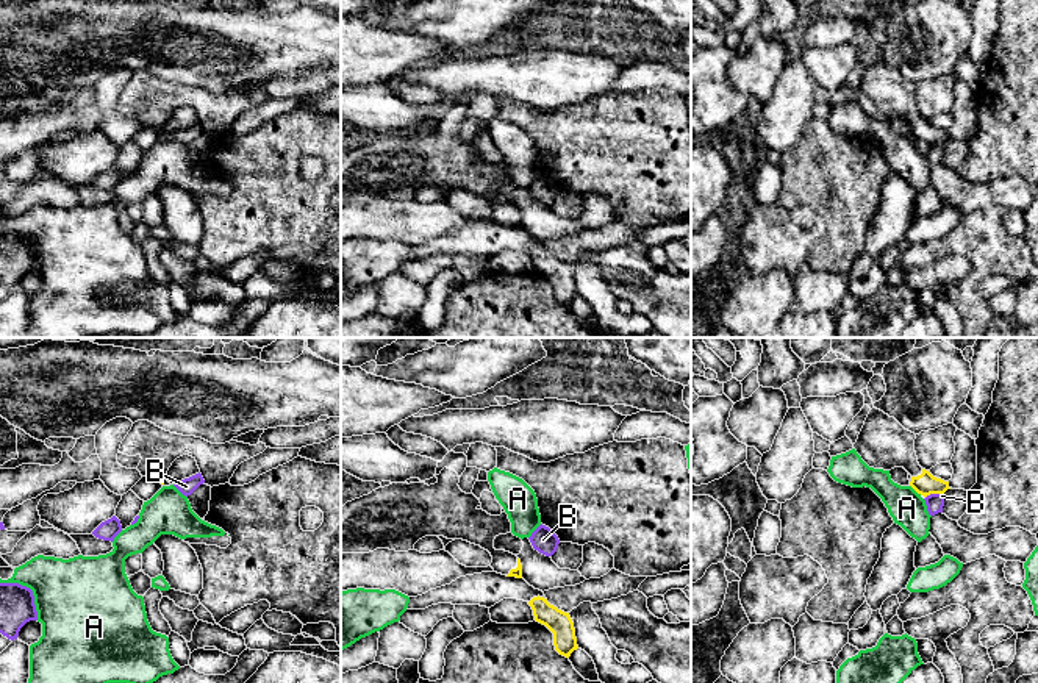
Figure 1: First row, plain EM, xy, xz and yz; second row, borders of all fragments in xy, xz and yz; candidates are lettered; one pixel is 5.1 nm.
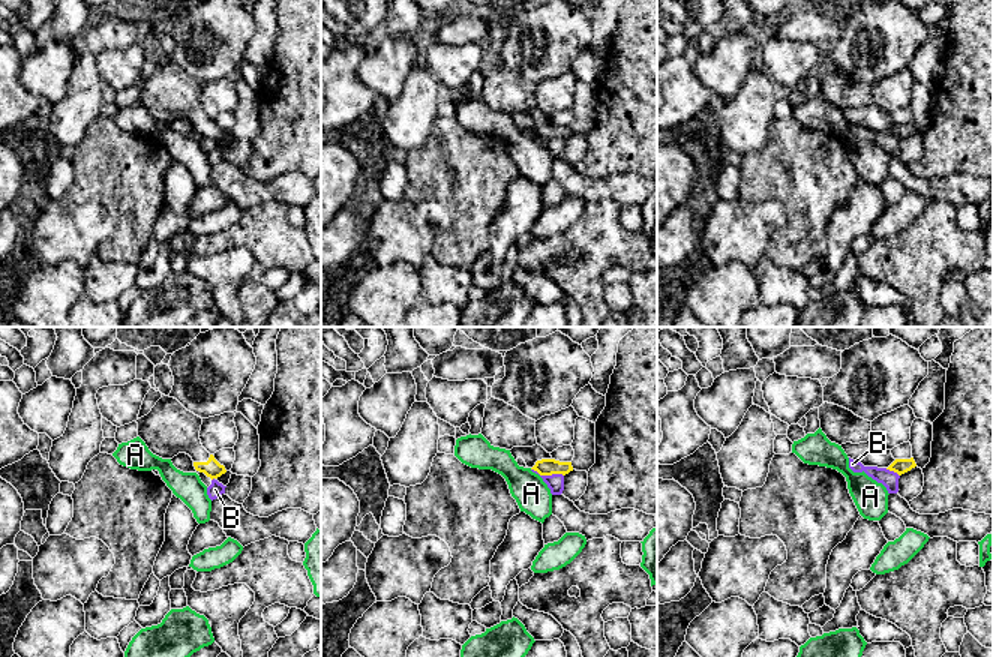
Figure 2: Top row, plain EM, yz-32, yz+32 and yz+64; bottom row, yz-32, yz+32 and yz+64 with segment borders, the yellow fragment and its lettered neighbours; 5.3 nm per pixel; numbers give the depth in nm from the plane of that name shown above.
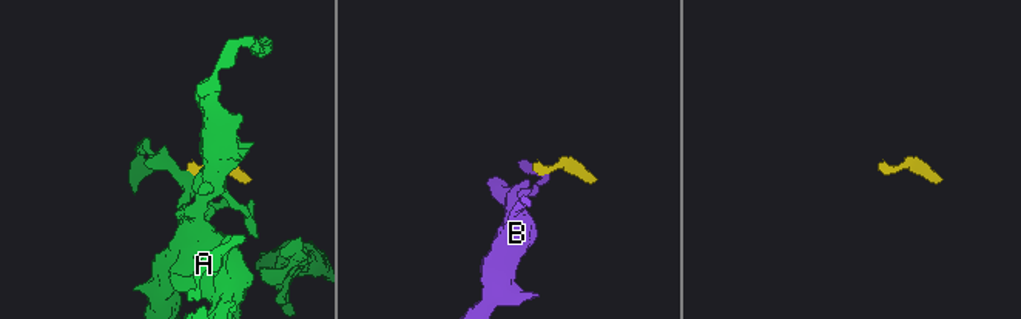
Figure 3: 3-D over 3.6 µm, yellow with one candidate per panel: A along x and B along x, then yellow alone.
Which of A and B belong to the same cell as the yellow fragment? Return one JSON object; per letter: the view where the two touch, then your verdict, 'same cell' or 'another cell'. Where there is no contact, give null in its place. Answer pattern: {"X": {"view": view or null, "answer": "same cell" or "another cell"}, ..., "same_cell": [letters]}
{"A": {"view": "yz", "answer": "another cell"}, "B": {"view": "yz", "answer": "another cell"}, "same_cell": []}

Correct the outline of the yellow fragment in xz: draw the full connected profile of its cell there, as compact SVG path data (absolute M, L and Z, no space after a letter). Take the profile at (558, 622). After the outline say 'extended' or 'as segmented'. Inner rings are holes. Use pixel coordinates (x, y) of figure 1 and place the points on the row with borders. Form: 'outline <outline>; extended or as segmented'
outline M533 597L528 605L533 610L535 620L546 625L553 633L555 650L569 658L578 649L574 622L569 613L550 605L544 597Z; as segmented

